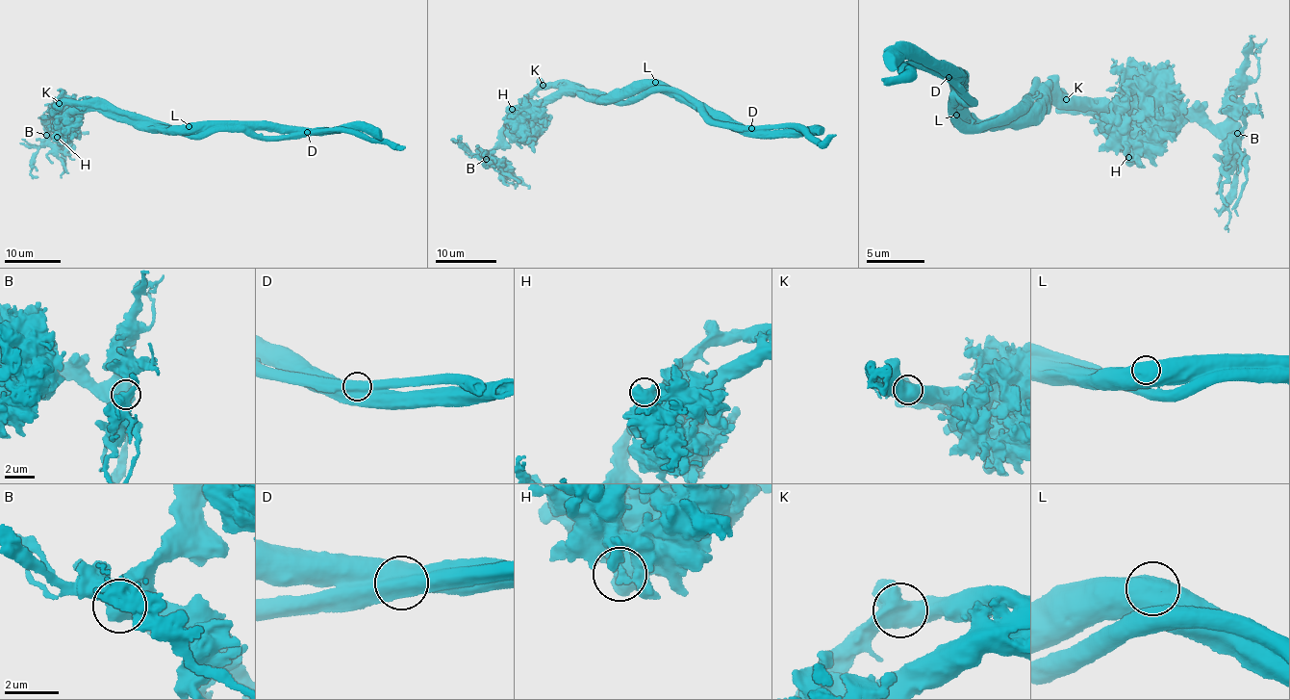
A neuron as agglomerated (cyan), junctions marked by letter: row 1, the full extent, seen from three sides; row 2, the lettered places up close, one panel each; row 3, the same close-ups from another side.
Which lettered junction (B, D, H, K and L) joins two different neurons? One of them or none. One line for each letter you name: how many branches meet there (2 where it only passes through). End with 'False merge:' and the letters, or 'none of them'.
D: 1 branches meet
False merge: D

